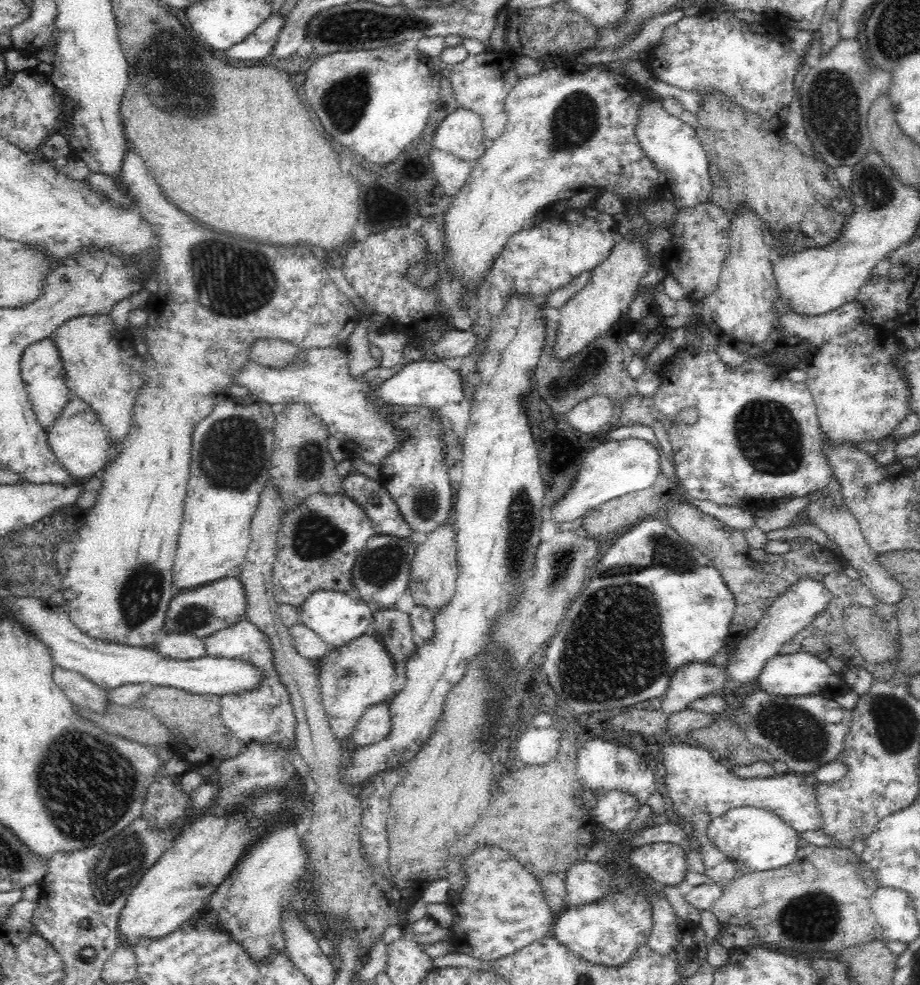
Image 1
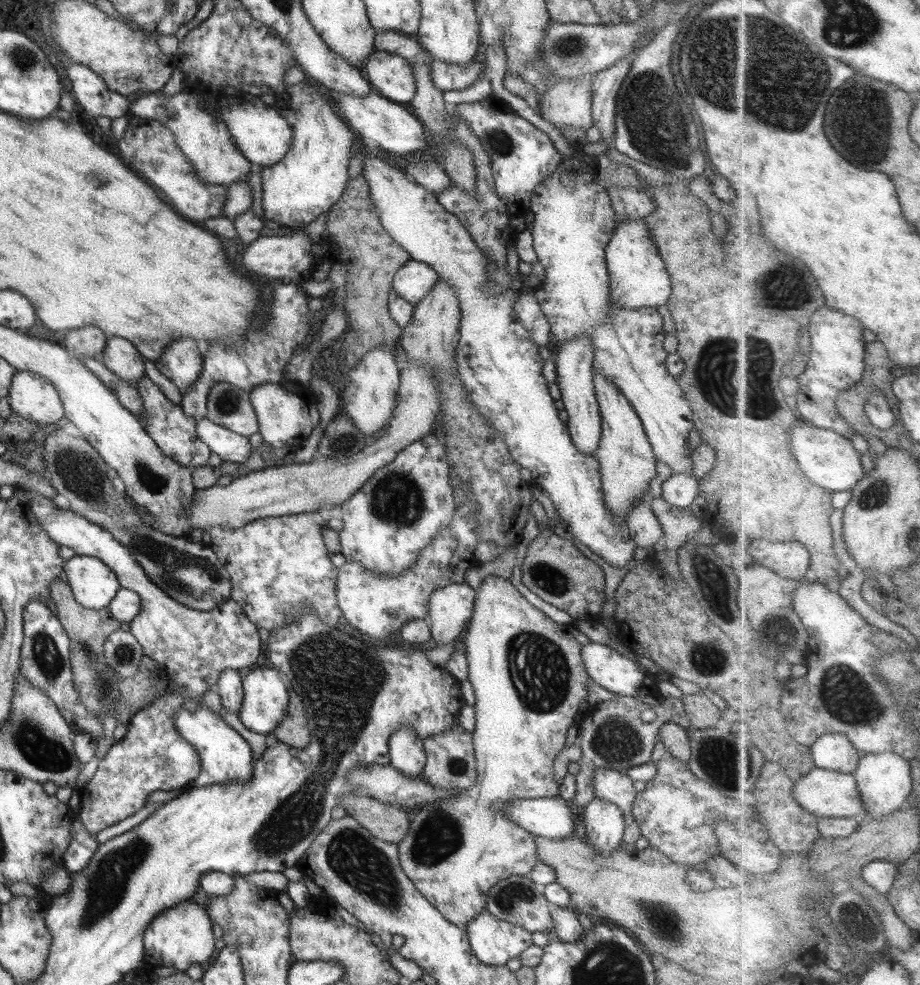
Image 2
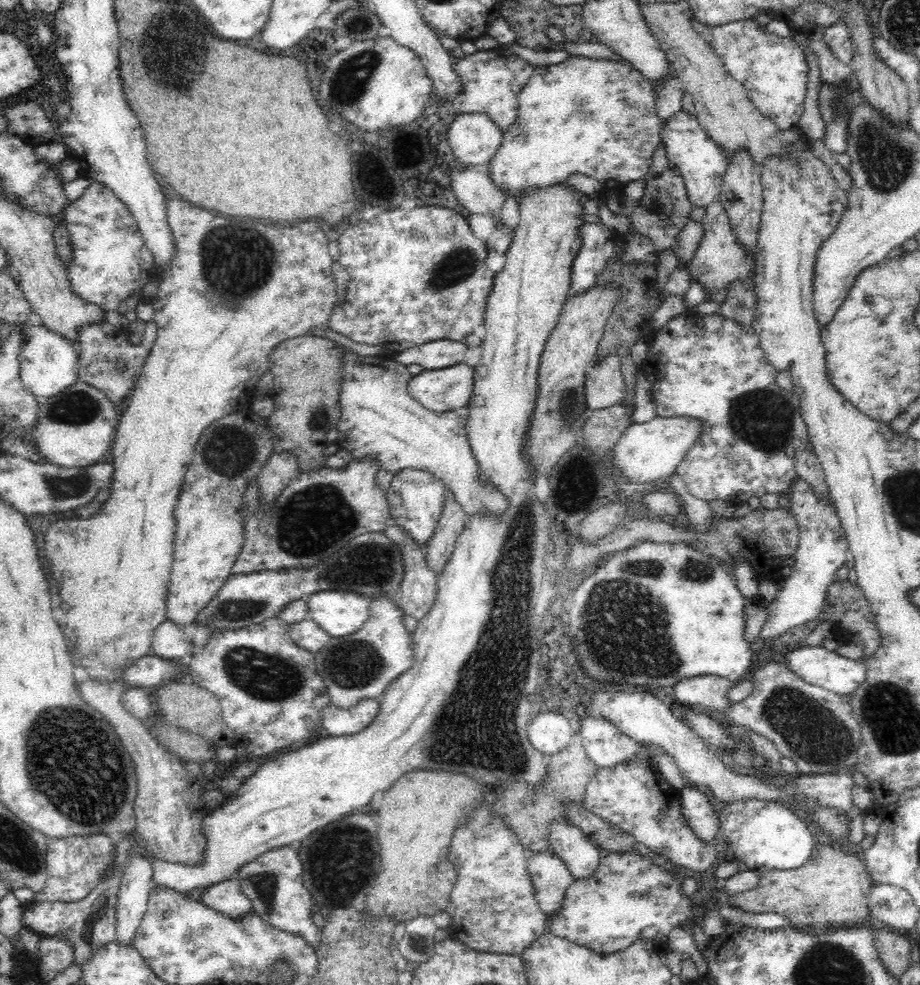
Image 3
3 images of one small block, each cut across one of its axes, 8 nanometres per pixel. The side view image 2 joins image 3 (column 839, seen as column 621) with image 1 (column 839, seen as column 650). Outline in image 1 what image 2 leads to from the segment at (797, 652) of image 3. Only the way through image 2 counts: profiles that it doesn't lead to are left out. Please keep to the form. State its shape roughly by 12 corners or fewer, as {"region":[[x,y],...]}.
{"region":[[778,654],[758,676],[772,696],[836,699],[852,690],[818,655]]}

